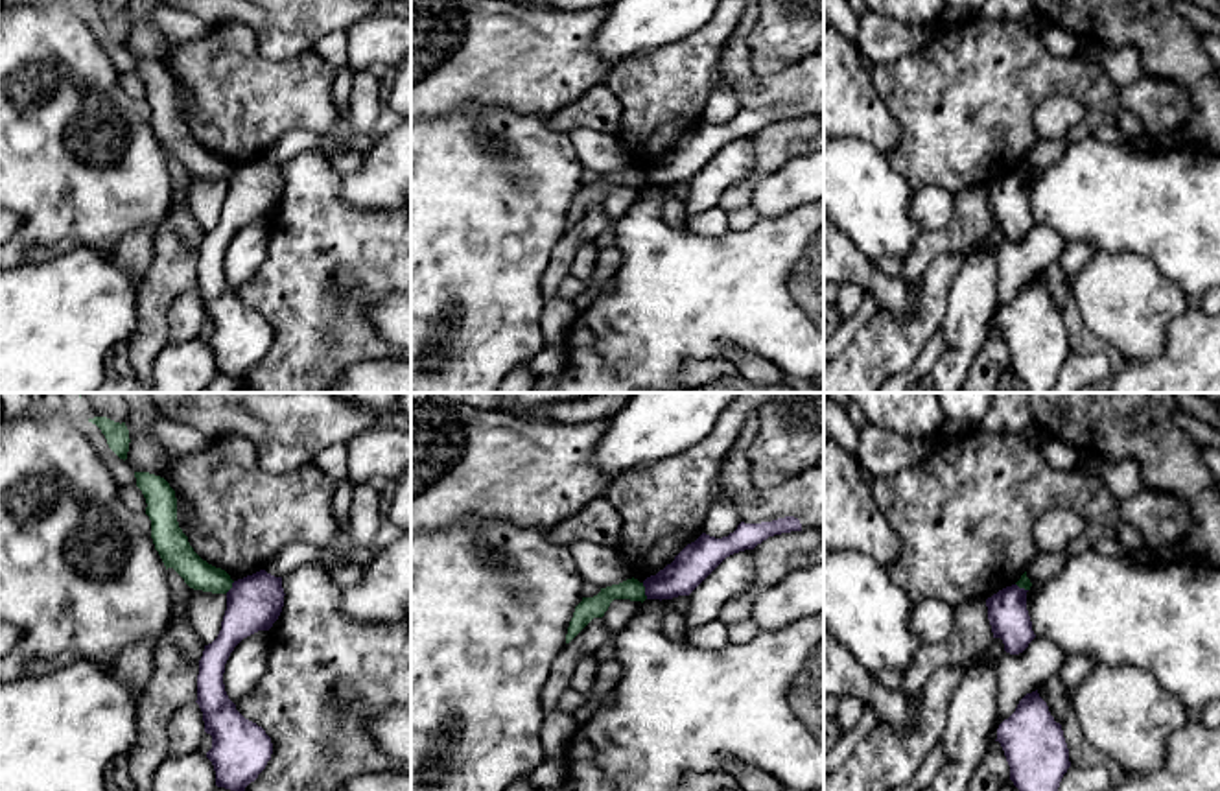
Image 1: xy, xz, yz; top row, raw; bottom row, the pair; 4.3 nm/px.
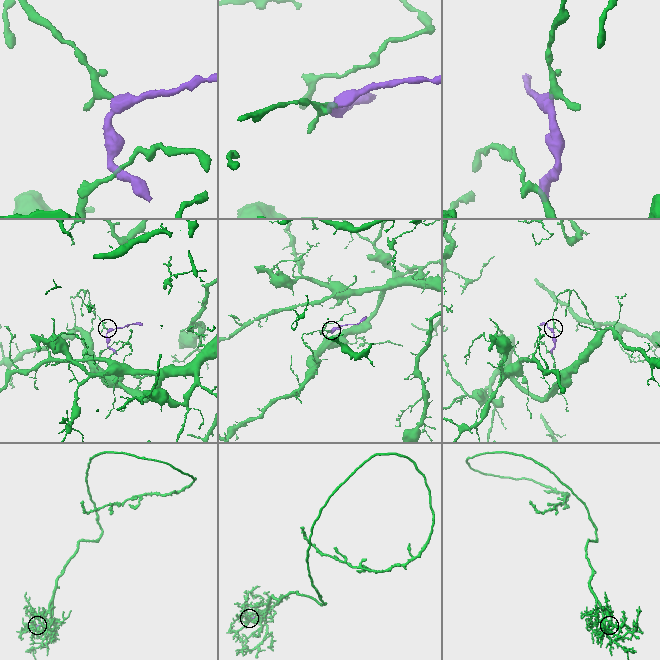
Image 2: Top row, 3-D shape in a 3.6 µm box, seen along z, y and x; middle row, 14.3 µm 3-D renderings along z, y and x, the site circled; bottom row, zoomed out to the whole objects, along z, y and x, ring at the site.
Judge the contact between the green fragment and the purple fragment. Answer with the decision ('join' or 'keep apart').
keep apart

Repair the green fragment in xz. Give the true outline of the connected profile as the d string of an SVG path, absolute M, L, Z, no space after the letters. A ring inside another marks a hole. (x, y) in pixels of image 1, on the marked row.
M627 579L619 584L601 588L593 597L582 597L575 607L568 627L566 643L569 643L593 618L603 618L614 599L645 601L645 586L638 579Z

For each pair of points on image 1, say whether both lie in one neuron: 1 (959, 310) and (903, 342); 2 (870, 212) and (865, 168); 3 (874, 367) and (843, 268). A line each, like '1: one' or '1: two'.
1: two
2: one
3: two

